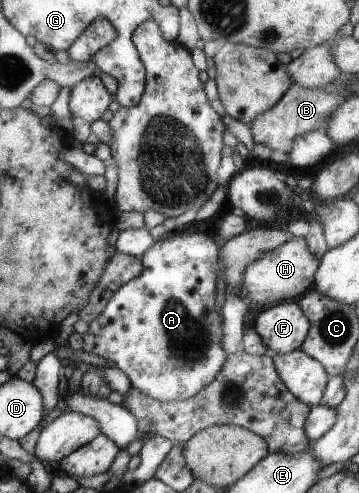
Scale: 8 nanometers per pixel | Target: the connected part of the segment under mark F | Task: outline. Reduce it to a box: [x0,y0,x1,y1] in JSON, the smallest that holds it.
[254,300,312,354]

